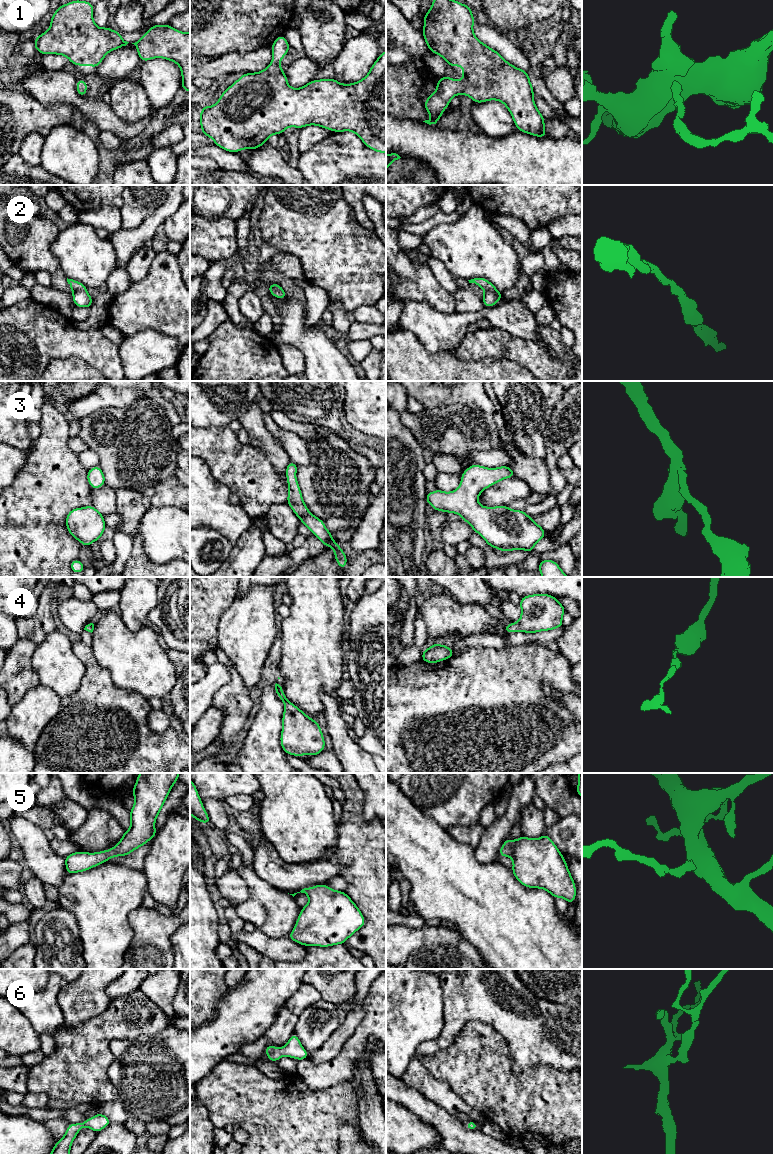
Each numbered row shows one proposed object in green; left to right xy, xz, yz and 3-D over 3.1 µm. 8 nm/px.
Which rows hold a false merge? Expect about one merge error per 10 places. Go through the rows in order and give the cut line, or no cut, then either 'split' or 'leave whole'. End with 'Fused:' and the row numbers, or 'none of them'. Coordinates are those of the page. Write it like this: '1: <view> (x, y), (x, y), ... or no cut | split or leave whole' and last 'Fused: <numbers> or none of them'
1: no cut | leave whole
2: no cut | leave whole
3: no cut | leave whole
4: no cut | leave whole
5: no cut | leave whole
6: no cut | leave whole
Fused: none of them

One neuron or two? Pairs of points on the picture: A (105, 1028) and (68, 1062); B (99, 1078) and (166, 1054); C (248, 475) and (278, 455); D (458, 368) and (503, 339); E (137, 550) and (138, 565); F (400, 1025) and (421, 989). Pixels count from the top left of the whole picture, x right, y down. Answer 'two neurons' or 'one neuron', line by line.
A: one neuron
B: two neurons
C: two neurons
D: two neurons
E: one neuron
F: one neuron

